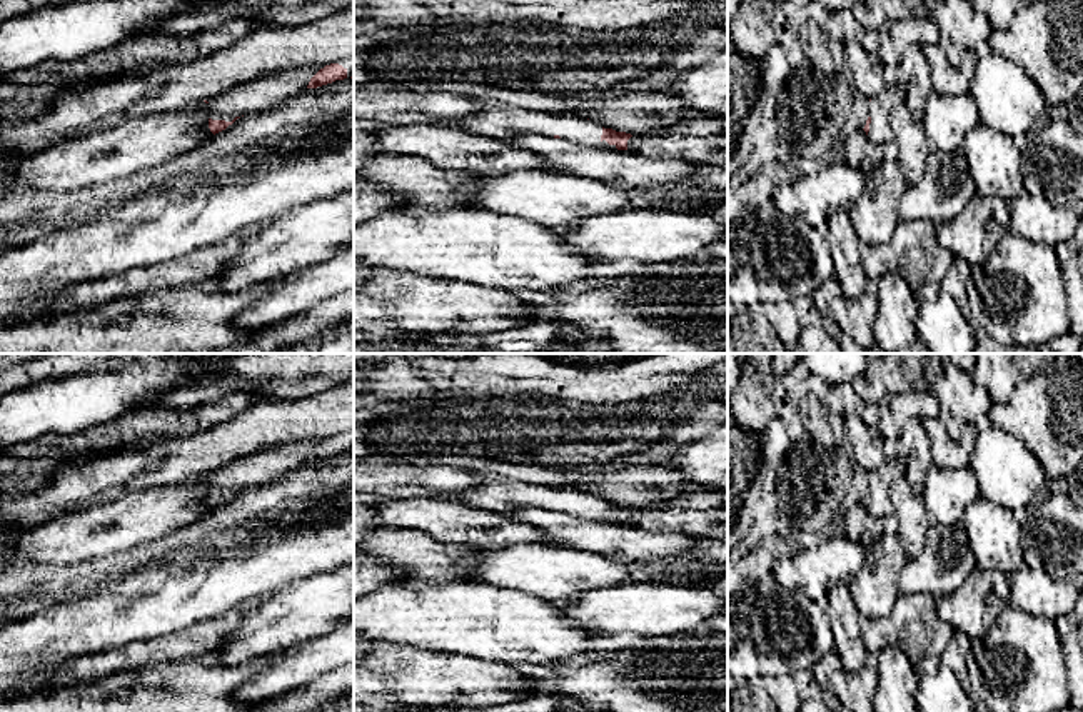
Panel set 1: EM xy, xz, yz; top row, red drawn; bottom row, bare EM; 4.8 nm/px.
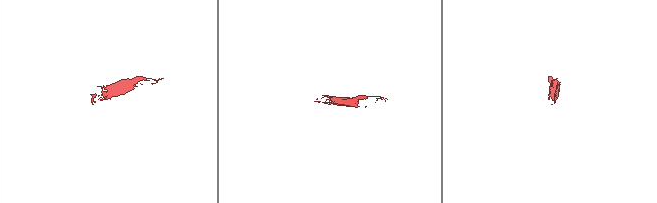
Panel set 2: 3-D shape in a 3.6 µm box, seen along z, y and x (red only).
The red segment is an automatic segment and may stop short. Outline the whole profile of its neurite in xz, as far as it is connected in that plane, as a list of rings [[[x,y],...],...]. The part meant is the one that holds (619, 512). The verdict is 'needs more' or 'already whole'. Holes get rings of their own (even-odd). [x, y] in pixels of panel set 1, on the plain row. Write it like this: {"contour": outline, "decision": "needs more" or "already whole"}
{"contour": [[[479,474],[479,477],[481,484],[461,494],[457,500],[502,515],[522,507],[537,507],[594,520],[606,514],[617,524],[627,524],[627,514],[632,510],[626,505],[604,502],[596,494],[577,489],[516,482],[496,474]]], "decision": "needs more"}

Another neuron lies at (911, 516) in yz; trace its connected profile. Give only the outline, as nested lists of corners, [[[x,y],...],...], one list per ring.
[[[906,477],[891,480],[888,497],[898,522],[898,539],[903,545],[906,559],[918,557],[926,544],[926,532],[931,527],[926,505],[921,495],[916,495]]]

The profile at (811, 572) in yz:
[[[829,535],[811,549],[794,549],[773,564],[774,580],[791,590],[806,595],[823,610],[829,607],[829,587],[839,580],[849,580],[859,572],[866,549],[841,535]]]

